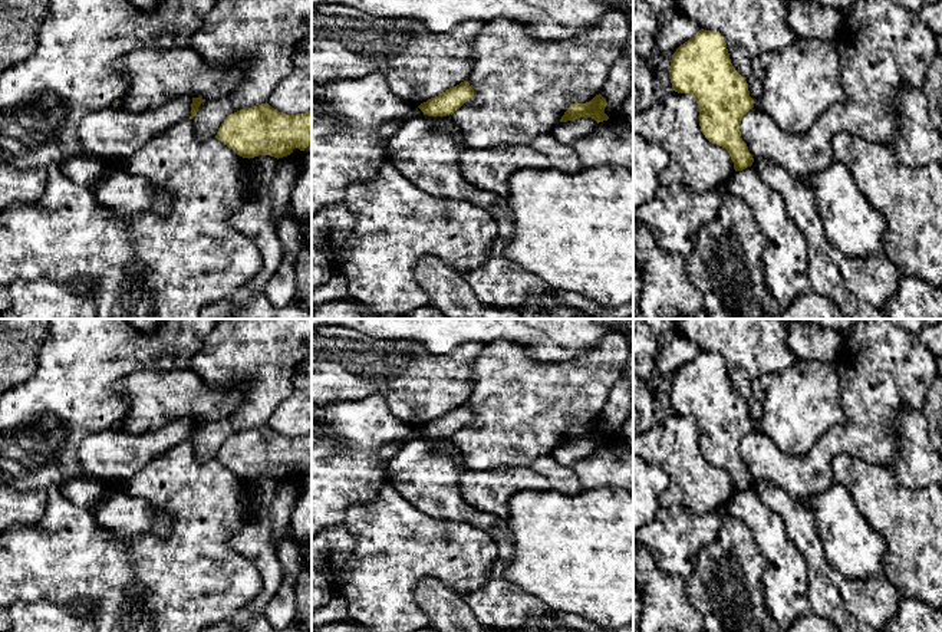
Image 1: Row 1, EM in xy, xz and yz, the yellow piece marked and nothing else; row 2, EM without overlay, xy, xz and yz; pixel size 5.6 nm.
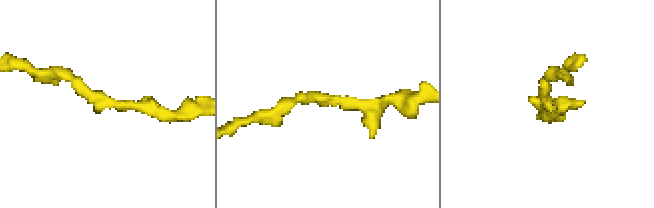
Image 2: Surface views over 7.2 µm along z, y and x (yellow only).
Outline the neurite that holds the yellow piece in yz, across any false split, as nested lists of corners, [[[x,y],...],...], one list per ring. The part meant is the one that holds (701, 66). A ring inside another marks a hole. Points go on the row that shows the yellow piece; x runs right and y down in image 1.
[[[701,29],[692,39],[681,45],[672,55],[669,79],[678,93],[691,93],[699,109],[699,126],[705,138],[725,148],[735,171],[754,162],[747,144],[741,138],[741,118],[754,108],[747,80],[735,70],[724,36],[717,30]]]

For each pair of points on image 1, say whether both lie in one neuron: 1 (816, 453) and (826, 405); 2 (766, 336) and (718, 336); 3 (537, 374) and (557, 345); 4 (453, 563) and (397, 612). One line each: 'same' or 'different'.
1: different
2: same
3: different
4: same

